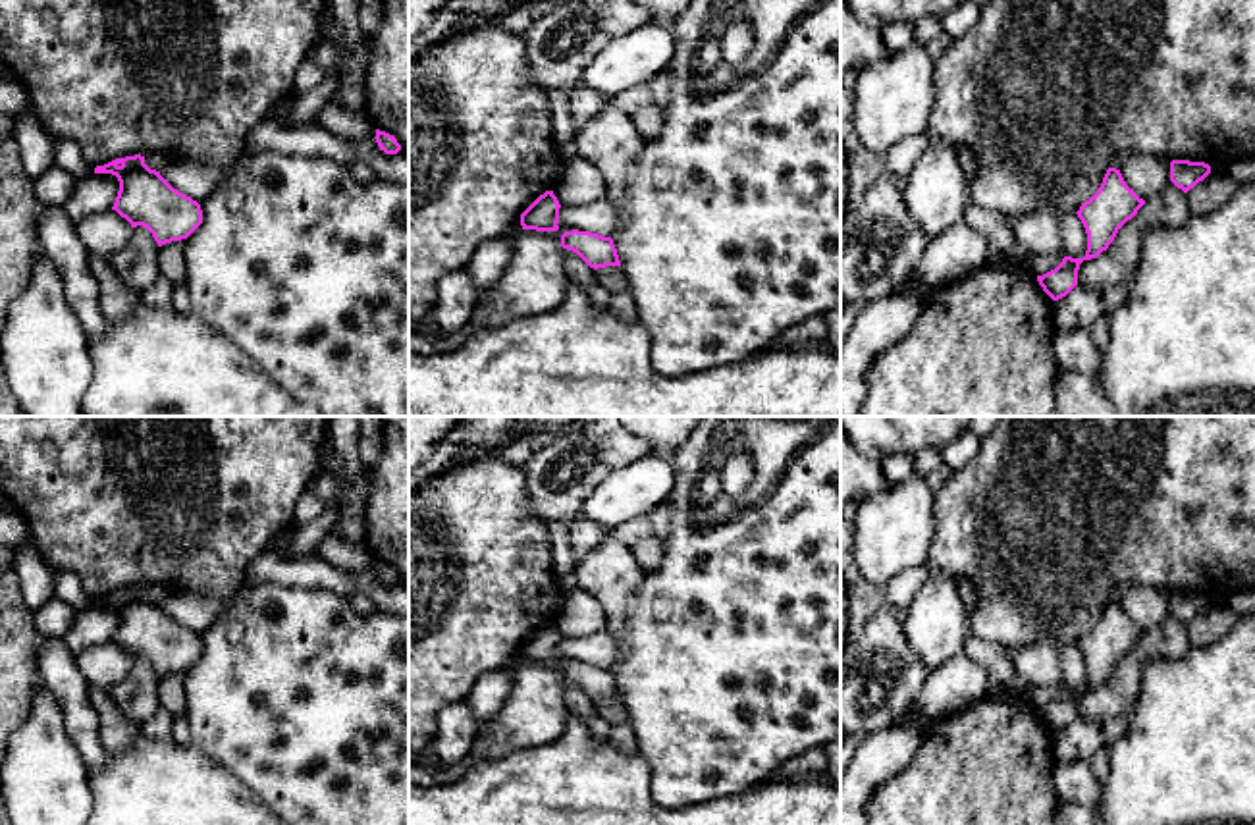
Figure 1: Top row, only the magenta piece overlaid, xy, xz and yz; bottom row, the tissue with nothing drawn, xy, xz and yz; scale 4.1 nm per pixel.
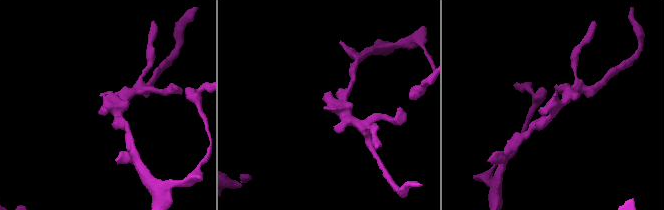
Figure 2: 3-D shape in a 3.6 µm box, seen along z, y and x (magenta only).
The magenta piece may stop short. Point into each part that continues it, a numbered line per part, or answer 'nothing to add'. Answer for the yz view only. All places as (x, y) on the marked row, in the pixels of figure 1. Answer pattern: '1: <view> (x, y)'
nothing to add

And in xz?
nothing to add

